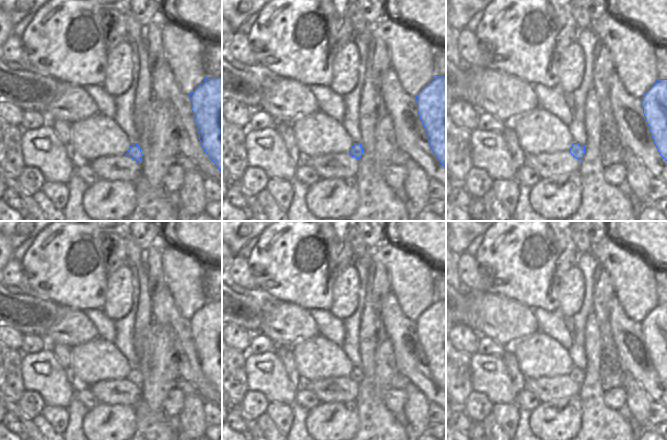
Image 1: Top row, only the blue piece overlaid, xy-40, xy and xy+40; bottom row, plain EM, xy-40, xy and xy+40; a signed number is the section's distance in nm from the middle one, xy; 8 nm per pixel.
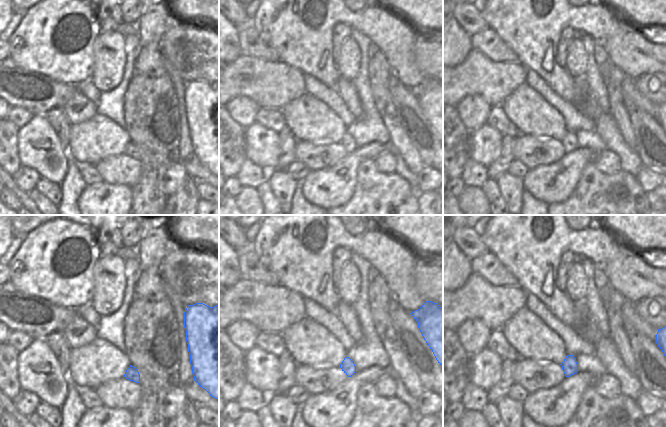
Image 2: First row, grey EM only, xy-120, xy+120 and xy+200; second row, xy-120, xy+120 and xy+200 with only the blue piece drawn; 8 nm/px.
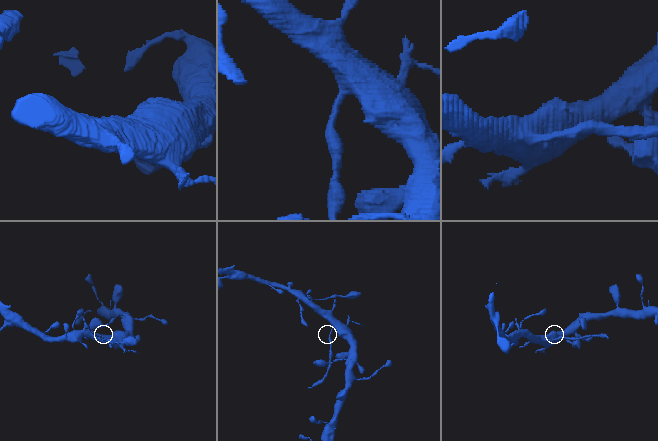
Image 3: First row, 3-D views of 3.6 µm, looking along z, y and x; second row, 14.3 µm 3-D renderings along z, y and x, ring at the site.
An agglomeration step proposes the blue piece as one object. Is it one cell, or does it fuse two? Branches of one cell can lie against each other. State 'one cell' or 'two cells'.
two cells

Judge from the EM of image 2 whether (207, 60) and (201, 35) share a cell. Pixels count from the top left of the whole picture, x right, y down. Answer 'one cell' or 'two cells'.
one cell

